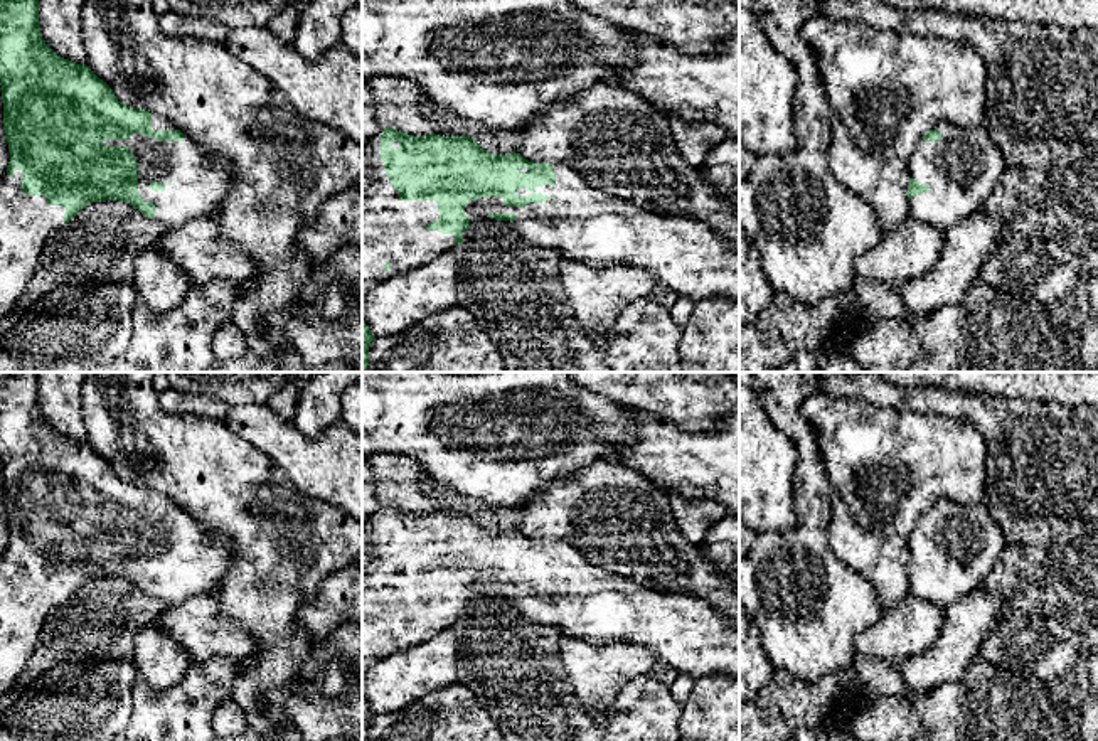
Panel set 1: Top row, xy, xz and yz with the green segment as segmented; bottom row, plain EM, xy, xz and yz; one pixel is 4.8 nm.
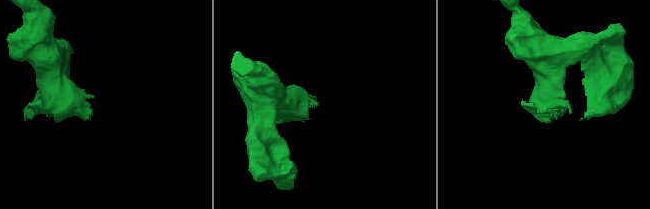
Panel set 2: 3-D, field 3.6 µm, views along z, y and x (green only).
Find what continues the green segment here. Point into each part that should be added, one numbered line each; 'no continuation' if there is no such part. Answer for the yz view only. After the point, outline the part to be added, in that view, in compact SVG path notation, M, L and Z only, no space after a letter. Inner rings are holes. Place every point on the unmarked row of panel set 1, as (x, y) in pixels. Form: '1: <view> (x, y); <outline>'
1: yz (962, 548); M940 498L940 519L916 520L909 532L909 556L930 568L908 578L911 594L945 610L982 588L1002 557L1005 537L985 500L975 505Z

